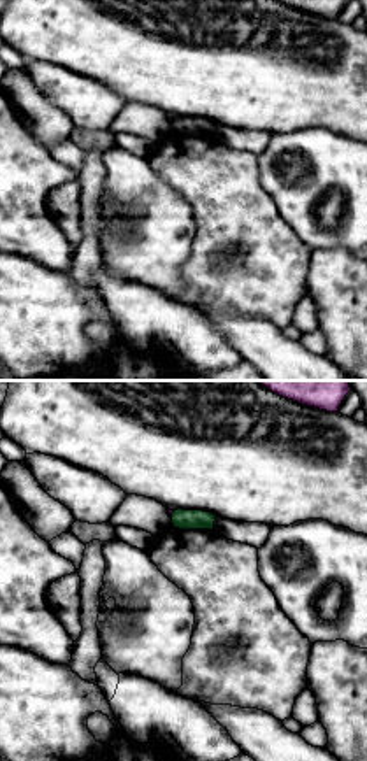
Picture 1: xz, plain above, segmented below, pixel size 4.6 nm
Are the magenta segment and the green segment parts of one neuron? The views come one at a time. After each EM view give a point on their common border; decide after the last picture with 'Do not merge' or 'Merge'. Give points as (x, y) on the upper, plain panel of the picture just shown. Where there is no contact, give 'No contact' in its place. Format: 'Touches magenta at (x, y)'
Touches magenta at (171, 121)

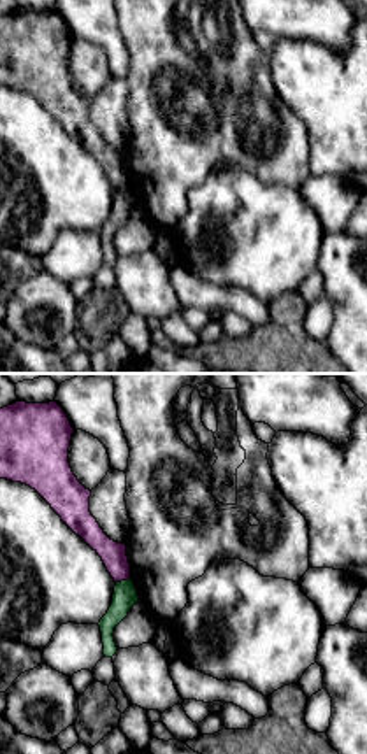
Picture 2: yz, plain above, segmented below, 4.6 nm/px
Touches magenta at (122, 186)

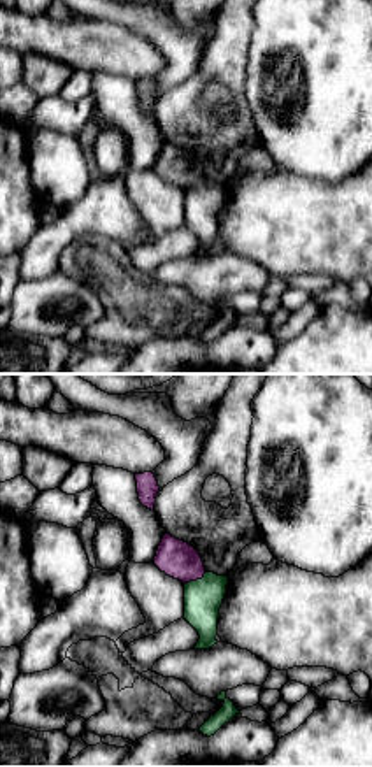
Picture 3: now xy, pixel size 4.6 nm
Touches magenta at (195, 186)

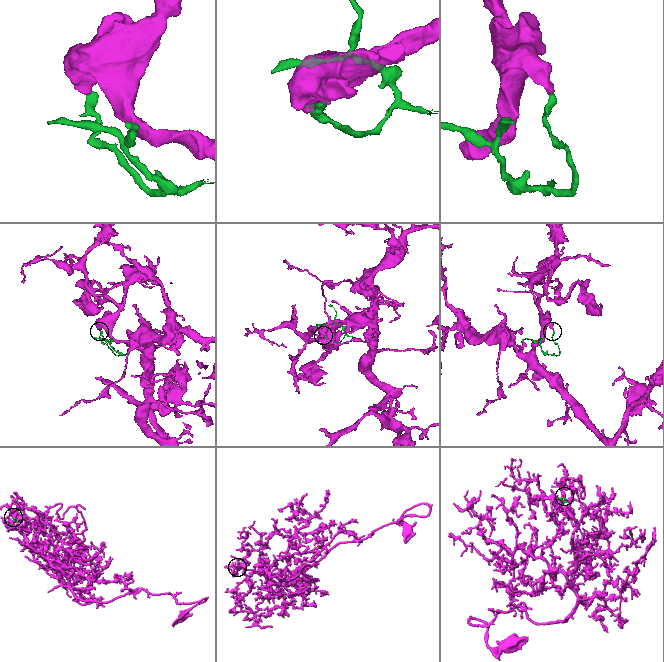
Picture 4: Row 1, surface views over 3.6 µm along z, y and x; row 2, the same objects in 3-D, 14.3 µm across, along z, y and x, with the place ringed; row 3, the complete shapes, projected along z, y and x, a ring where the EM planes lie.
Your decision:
Do not merge

